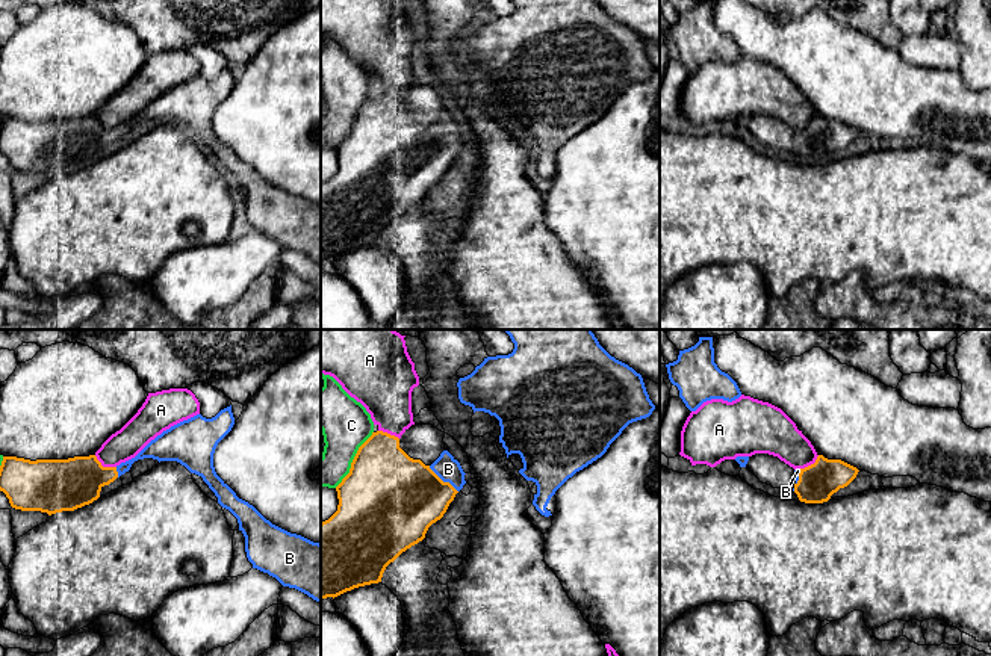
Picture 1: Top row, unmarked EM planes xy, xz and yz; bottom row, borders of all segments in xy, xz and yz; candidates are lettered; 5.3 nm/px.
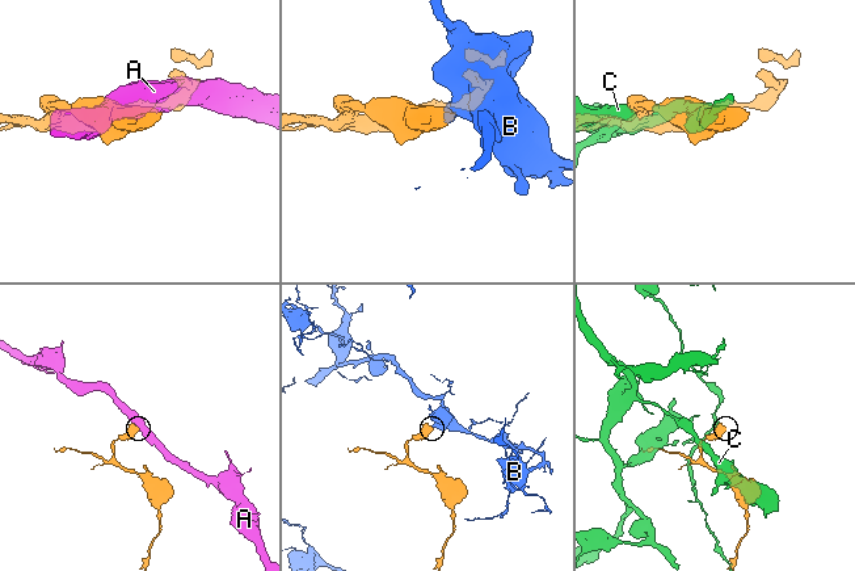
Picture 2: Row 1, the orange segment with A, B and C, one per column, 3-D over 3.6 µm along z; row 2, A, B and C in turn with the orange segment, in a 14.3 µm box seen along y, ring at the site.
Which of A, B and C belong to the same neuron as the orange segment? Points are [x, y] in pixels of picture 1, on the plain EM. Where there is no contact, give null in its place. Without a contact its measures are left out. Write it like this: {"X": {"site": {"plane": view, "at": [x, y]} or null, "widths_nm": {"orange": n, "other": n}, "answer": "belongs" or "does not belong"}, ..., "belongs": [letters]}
{"A": {"site": {"plane": "xy", "at": [105, 129]}, "widths_nm": {"orange": 280, "other": 160}, "answer": "does not belong"}, "B": {"site": {"plane": "xz", "at": [442, 142]}, "widths_nm": {"orange": 440, "other": 130}, "answer": "belongs"}, "C": {"site": {"plane": "xz", "at": [353, 121]}, "widths_nm": {"orange": 460, "other": 260}, "answer": "does not belong"}, "belongs": ["B"]}

